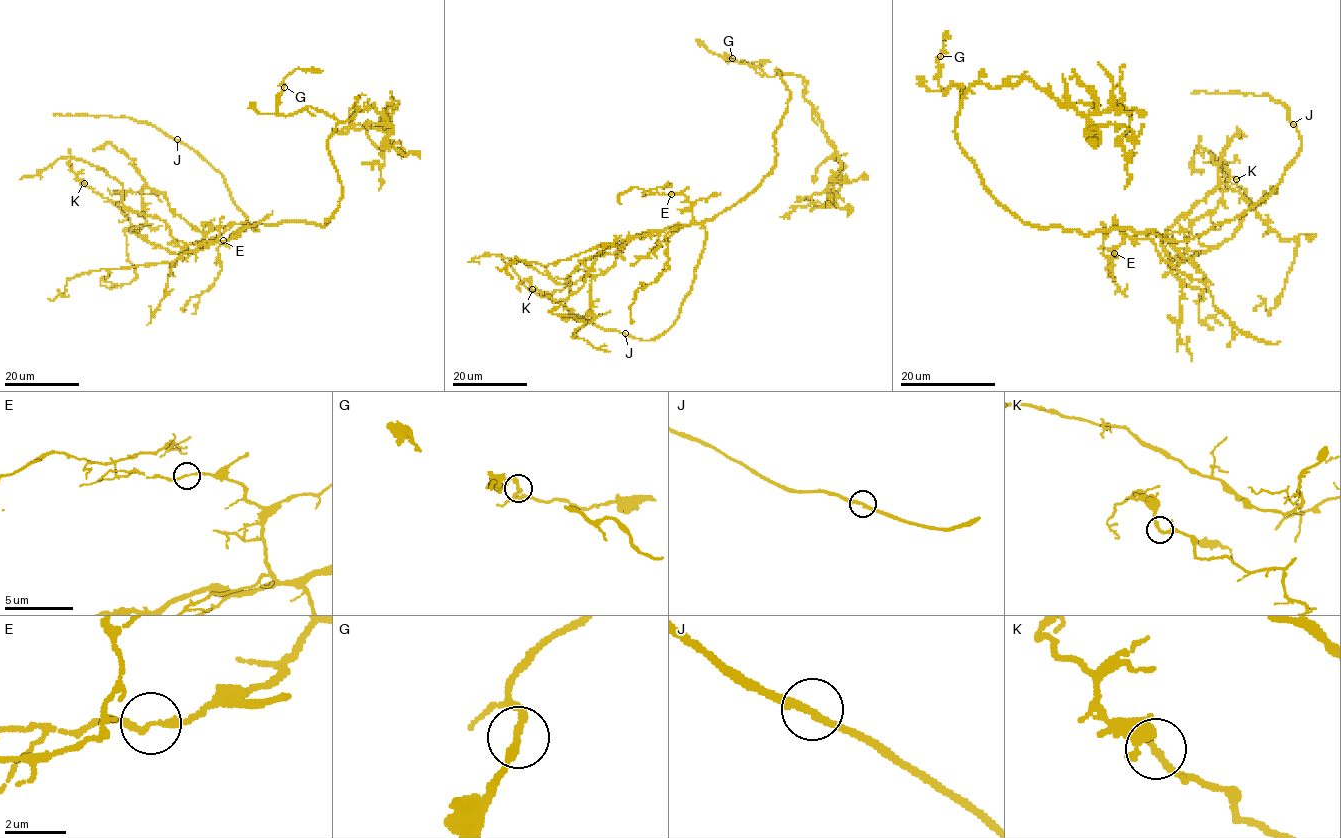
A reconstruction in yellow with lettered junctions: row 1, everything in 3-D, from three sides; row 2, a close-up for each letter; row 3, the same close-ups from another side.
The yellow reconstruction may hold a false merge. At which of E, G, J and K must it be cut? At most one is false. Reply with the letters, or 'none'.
none

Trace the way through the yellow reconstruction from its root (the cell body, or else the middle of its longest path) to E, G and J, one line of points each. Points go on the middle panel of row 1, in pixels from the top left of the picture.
E: (766, 175), (735, 204), (697, 223), (693, 218), (692, 203), (687, 198), (671, 194)
G: (766, 175), (790, 98), (776, 70), (785, 73), (768, 77), (757, 66), (725, 58), (732, 57)
J: (766, 175), (745, 197), (704, 223), (704, 250), (674, 324), (650, 340), (624, 333)

